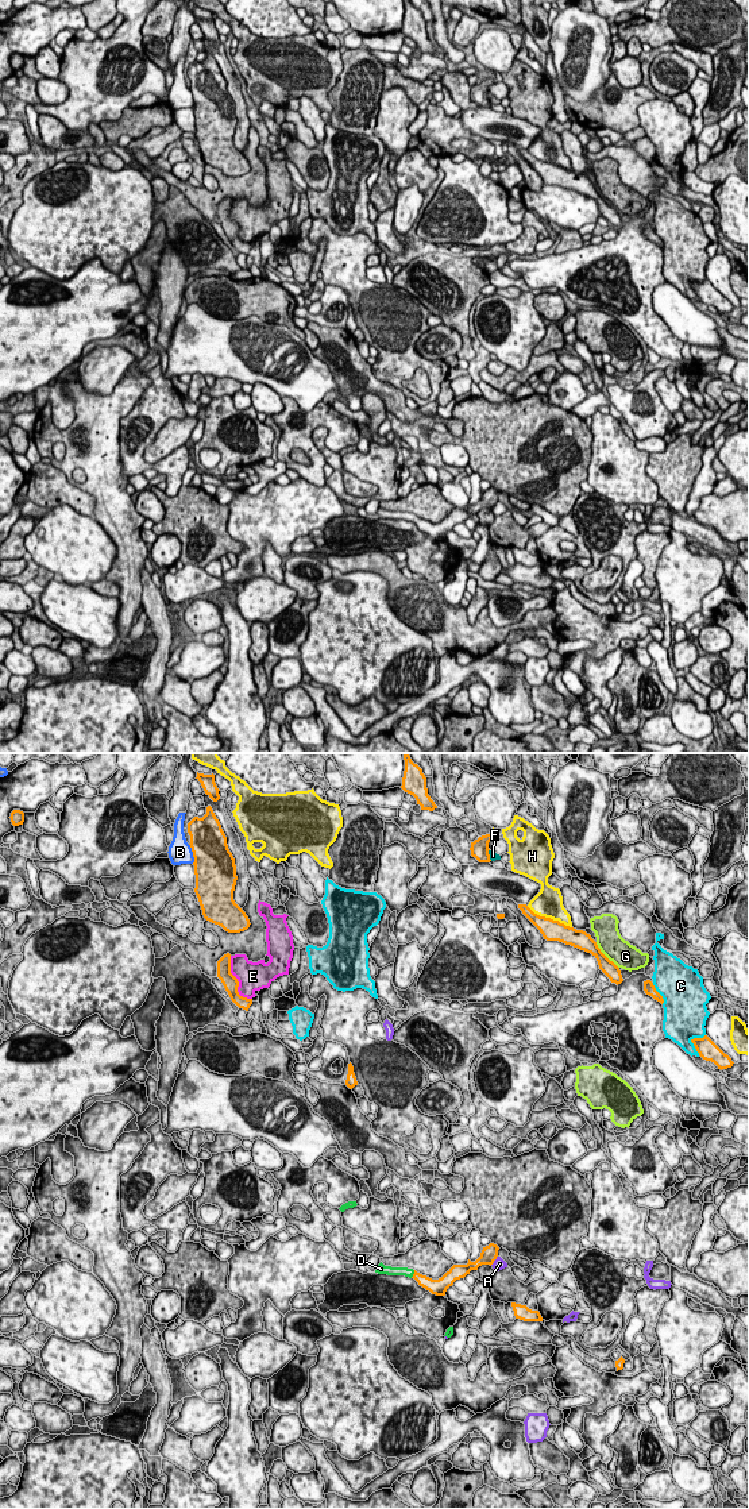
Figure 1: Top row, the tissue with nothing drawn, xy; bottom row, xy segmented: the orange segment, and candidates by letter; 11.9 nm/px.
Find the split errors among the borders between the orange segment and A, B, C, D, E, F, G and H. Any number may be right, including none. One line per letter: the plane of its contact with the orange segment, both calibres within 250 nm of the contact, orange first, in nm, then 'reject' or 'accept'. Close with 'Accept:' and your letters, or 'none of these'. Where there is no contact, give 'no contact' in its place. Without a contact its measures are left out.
A: xy | 200/140 nm | reject
B: xy | 440/280 nm | reject
C: xy | 220/460 nm | reject
D: xy | 140/100 nm | accept
E: xy | 180/360 nm | reject
F: xy | 220/100 nm | reject
G: xy | 180/300 nm | reject
H: xy | 260/340 nm | reject
Accept: D

